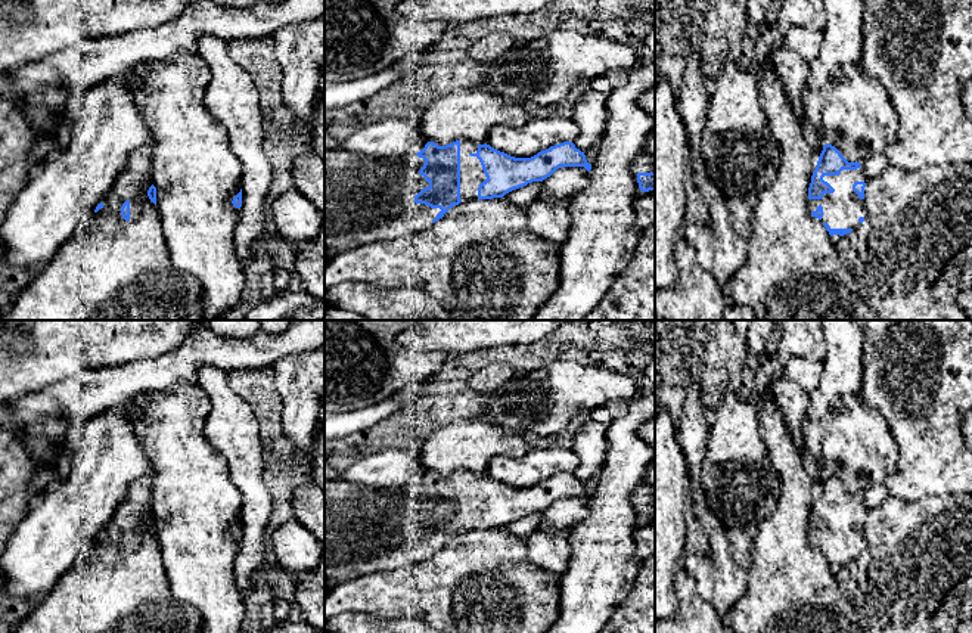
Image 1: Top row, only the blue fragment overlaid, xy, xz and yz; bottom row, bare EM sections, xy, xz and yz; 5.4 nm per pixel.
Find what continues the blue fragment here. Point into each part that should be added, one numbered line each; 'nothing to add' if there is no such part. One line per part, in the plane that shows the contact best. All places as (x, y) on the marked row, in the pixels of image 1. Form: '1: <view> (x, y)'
1: xz (368, 199)

